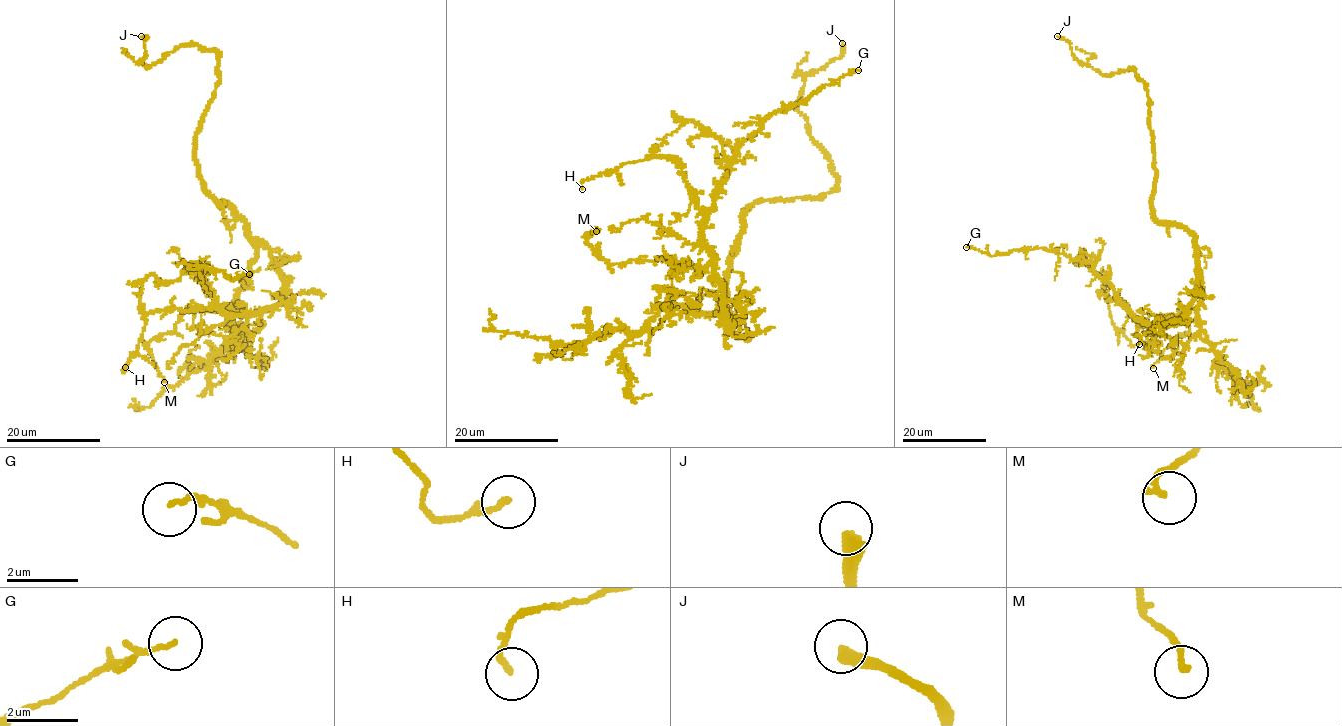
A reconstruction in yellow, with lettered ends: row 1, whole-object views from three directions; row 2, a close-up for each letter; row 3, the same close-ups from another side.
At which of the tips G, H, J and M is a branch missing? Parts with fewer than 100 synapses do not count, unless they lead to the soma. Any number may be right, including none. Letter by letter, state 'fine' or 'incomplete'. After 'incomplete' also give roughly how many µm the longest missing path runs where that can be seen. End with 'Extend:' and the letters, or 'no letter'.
G: fine
H: fine
J: incomplete | 90 µm
M: fine
Extend: J

